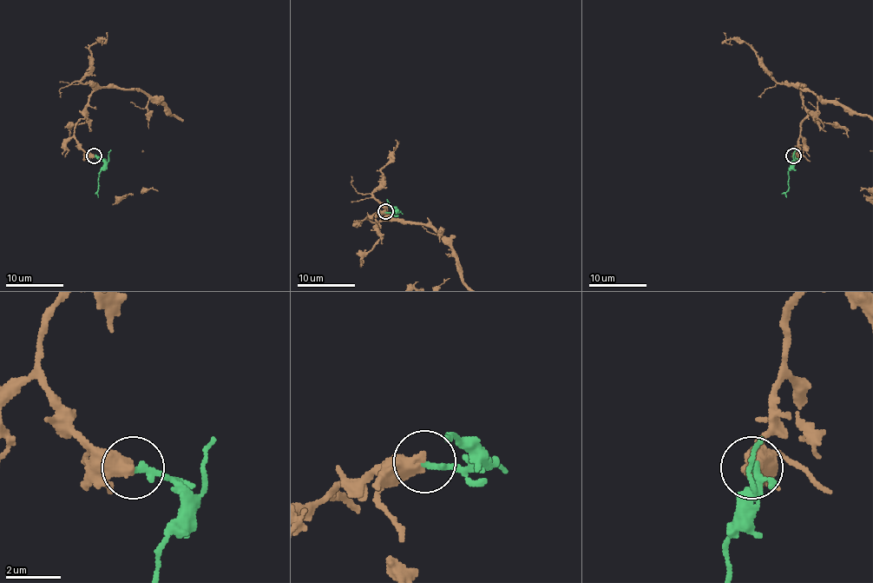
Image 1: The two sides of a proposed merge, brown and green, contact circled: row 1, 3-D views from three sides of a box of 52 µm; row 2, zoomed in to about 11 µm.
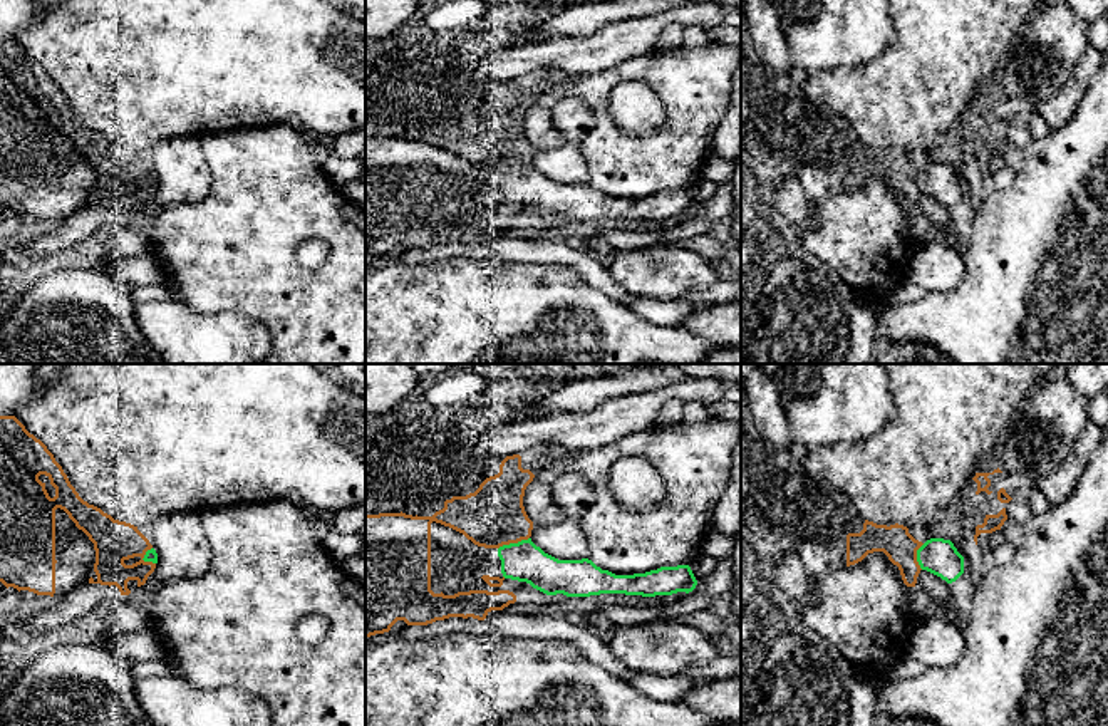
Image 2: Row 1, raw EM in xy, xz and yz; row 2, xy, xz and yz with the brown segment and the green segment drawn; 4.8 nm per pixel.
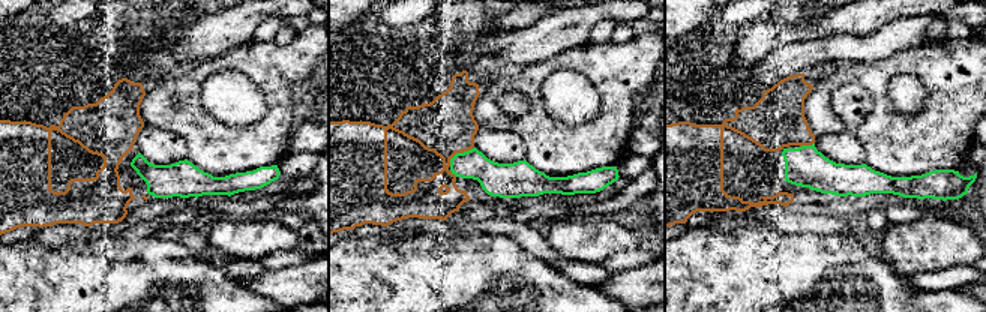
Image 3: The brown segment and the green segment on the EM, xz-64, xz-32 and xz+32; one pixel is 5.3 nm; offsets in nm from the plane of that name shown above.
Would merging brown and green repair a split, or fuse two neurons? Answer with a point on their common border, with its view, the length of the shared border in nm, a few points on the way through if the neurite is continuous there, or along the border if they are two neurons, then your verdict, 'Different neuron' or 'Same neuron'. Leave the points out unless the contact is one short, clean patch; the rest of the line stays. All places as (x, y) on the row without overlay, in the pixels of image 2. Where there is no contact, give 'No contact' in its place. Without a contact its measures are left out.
Touches brown at xz (513, 166). Shared border 160 nm. Same neuron

